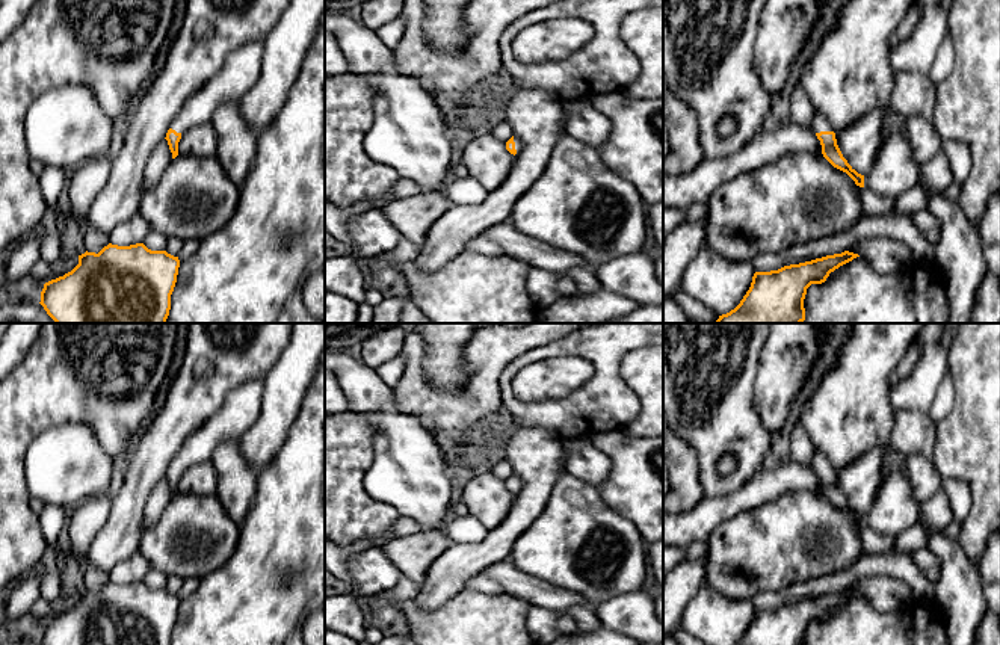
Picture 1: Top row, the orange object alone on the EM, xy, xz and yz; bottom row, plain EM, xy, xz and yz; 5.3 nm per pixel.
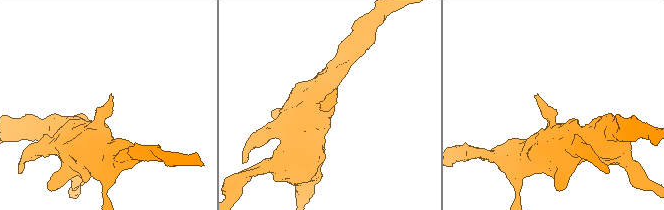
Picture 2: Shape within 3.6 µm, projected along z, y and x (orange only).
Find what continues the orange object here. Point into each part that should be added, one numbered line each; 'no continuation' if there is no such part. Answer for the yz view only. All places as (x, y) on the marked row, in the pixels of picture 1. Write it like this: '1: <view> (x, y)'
1: yz (819, 124)

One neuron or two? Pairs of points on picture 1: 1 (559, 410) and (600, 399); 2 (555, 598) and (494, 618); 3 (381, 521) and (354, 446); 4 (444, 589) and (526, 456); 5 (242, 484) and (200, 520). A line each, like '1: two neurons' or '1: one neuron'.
1: one neuron
2: two neurons
3: one neuron
4: one neuron
5: two neurons

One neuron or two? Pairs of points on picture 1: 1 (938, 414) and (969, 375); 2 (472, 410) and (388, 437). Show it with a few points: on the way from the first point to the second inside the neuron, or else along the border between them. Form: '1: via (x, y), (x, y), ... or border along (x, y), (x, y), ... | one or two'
1: border along (949, 372), (953, 381), (953, 408), (937, 422) | two
2: border along (395, 404), (435, 438), (443, 455) | two

